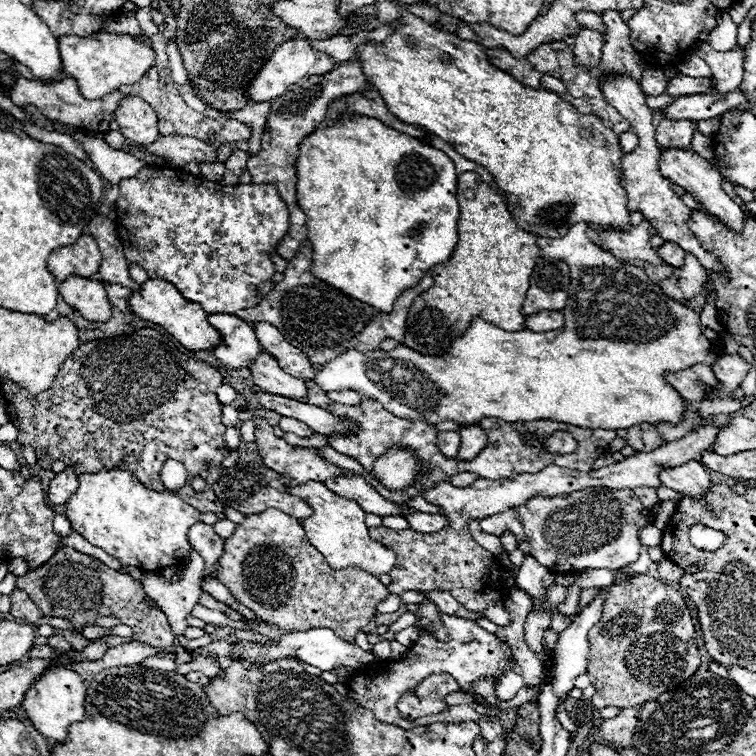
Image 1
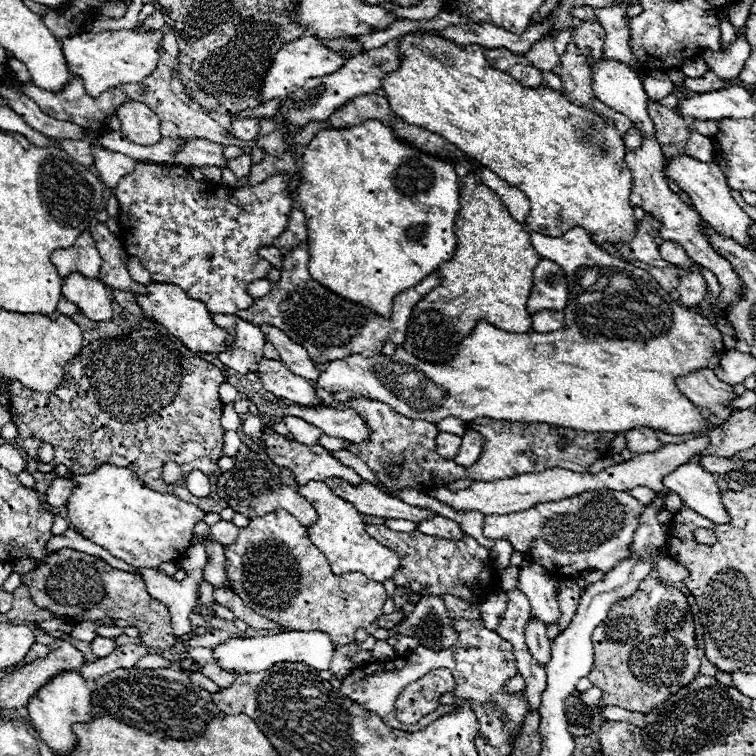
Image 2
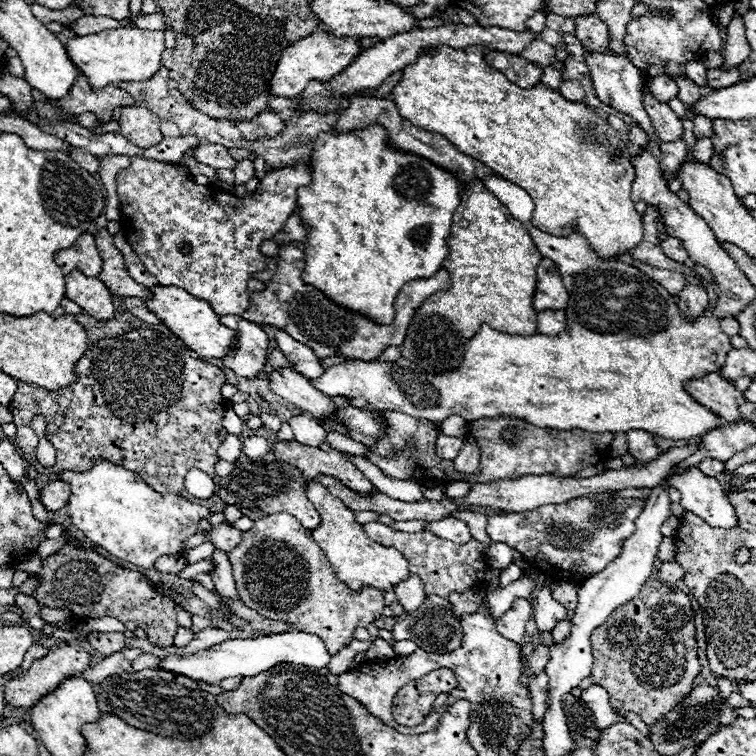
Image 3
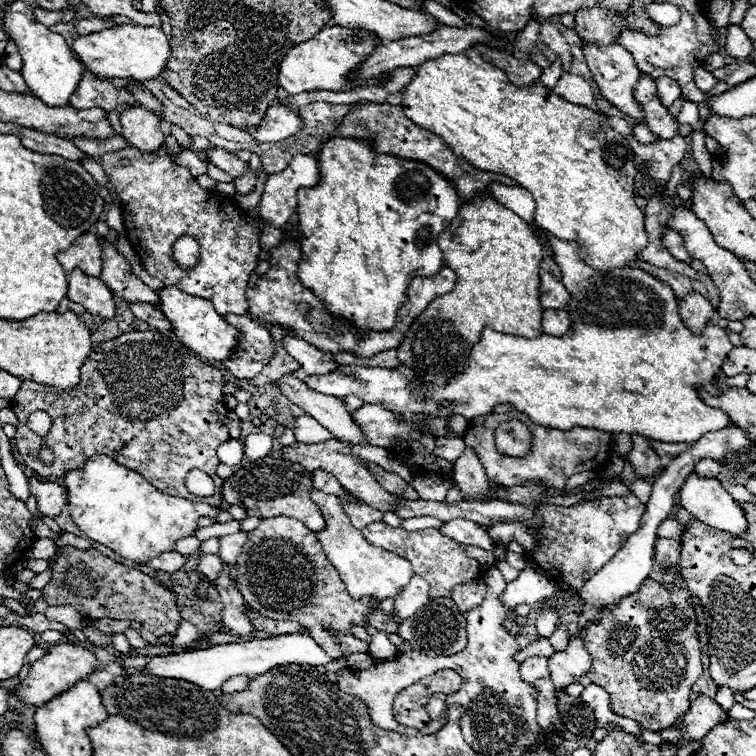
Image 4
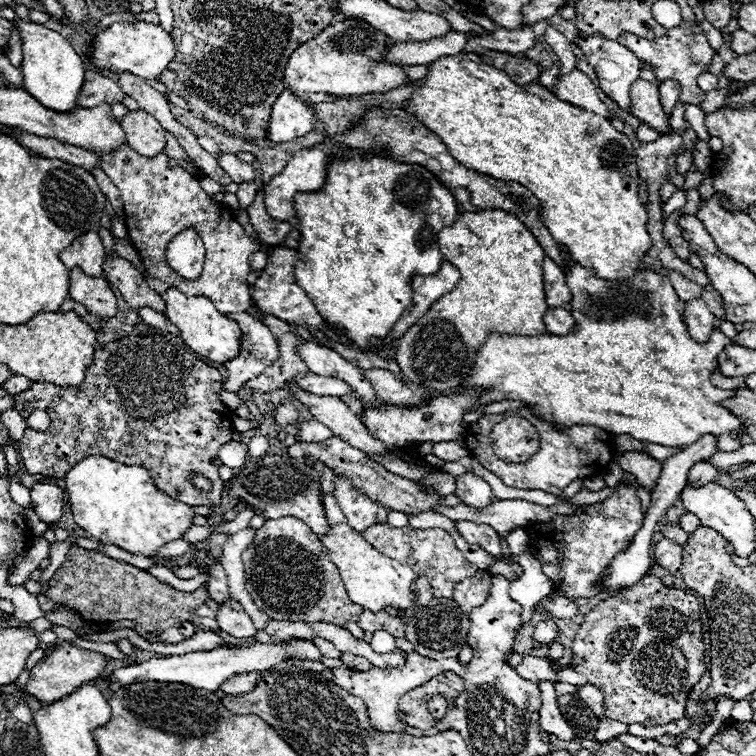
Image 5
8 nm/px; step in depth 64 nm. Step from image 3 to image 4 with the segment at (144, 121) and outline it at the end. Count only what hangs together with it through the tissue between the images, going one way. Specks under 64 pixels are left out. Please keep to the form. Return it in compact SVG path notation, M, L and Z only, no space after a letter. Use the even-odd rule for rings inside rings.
M128 108L120 114L122 138L144 154L156 152L164 144L164 132L160 130L160 120L144 108Z

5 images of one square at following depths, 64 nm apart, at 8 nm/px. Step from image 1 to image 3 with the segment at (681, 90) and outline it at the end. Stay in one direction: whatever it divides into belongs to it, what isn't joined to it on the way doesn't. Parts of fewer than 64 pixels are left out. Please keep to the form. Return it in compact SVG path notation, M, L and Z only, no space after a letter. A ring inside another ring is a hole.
M712 68L708 70L708 86L710 88L726 88L730 84L736 84L740 82L740 68L734 68L734 70L722 70L722 68Z

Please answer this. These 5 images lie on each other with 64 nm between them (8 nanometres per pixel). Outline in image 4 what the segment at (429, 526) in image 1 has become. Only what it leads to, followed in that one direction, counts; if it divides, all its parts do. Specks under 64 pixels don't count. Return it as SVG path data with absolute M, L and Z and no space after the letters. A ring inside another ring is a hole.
M628 494L628 496L598 498L594 502L582 502L576 506L540 506L540 512L532 520L498 524L490 528L456 518L456 520L446 522L440 528L440 532L460 544L480 546L488 552L496 550L494 540L502 544L516 540L520 542L524 552L556 584L568 584L574 592L580 592L586 580L592 578L622 548L626 538L638 530L644 511L645 504L642 504L634 494Z

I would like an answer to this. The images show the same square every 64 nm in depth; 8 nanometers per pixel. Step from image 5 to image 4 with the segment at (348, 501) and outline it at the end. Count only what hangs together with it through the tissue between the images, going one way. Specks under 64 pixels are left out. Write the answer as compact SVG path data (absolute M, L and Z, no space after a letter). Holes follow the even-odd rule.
M340 498L340 504L342 504L344 512L348 514L352 526L358 528L358 530L366 528L368 524L372 524L372 522L376 522L376 520L382 520L382 516L384 516L384 512L380 512L380 510L376 510L376 508L372 508L372 506L368 506L368 504L362 502L362 500L346 502L344 498Z

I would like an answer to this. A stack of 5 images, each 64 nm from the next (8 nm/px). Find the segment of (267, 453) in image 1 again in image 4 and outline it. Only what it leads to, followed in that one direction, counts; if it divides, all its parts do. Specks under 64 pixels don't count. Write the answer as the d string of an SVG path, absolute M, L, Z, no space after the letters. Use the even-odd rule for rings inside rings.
M336 438L326 440L326 442L320 442L320 444L310 444L310 446L308 446L308 444L302 444L302 442L296 442L296 444L292 444L292 446L286 446L282 452L284 452L284 458L286 458L286 460L292 460L292 462L296 460L296 464L302 464L302 466L308 468L310 472L314 472L314 468L322 468L322 470L334 474L334 476L338 478L338 482L340 482L350 494L354 494L356 498L368 502L370 506L374 506L374 508L378 508L378 510L382 510L382 512L388 512L388 510L396 508L396 504L404 500L402 496L396 496L396 494L386 492L386 490L378 484L376 476L366 468L366 464L362 464L362 460L358 458L358 454L354 454L348 444L344 444L344 442L336 440Z

